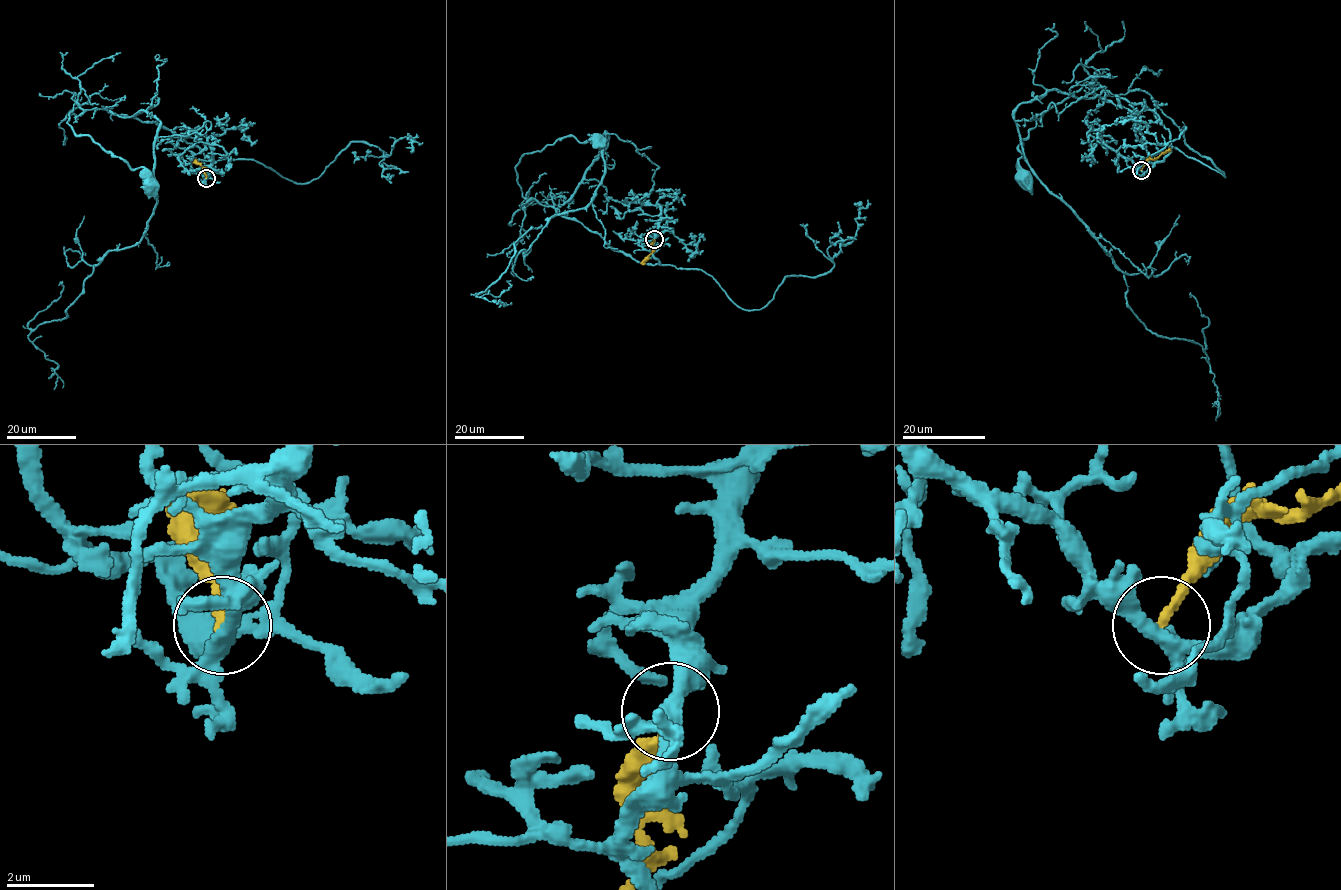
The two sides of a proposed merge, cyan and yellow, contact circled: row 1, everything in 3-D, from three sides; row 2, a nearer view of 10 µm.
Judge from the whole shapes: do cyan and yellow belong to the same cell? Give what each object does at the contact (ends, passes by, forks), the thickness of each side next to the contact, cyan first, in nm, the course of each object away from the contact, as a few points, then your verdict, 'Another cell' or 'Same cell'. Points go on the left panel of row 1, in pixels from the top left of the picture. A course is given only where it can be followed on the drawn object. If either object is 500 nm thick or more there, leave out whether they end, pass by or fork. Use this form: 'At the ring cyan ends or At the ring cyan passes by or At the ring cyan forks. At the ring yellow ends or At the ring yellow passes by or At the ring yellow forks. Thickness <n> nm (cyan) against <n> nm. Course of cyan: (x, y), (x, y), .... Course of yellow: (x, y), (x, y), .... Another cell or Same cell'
At the ring cyan forks. At the ring yellow ends. Thickness 320 nm (cyan) against 240 nm. Course of cyan: (205, 177), (211, 160), (155, 122), (75, 104), (68, 122), (76, 135), (144, 168), (150, 185). Course of yellow: (205, 177), (203, 168), (194, 160). Another cell

